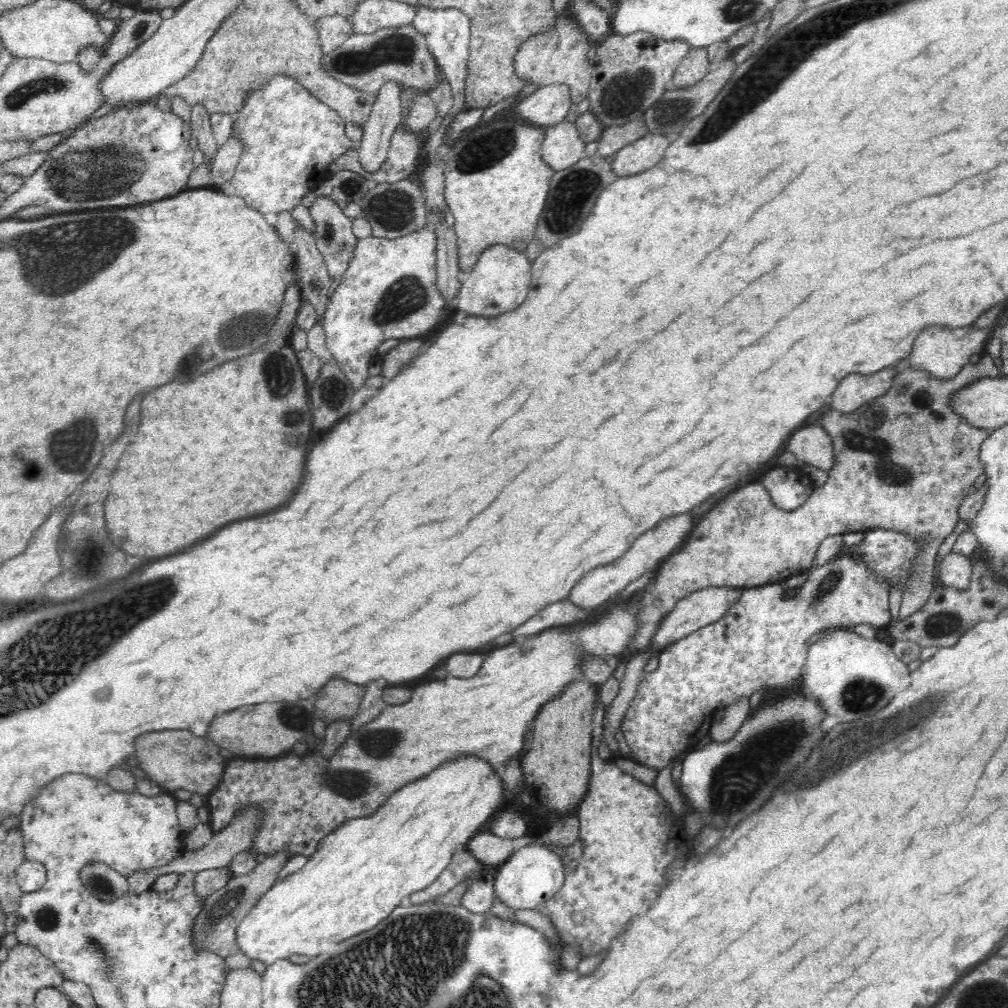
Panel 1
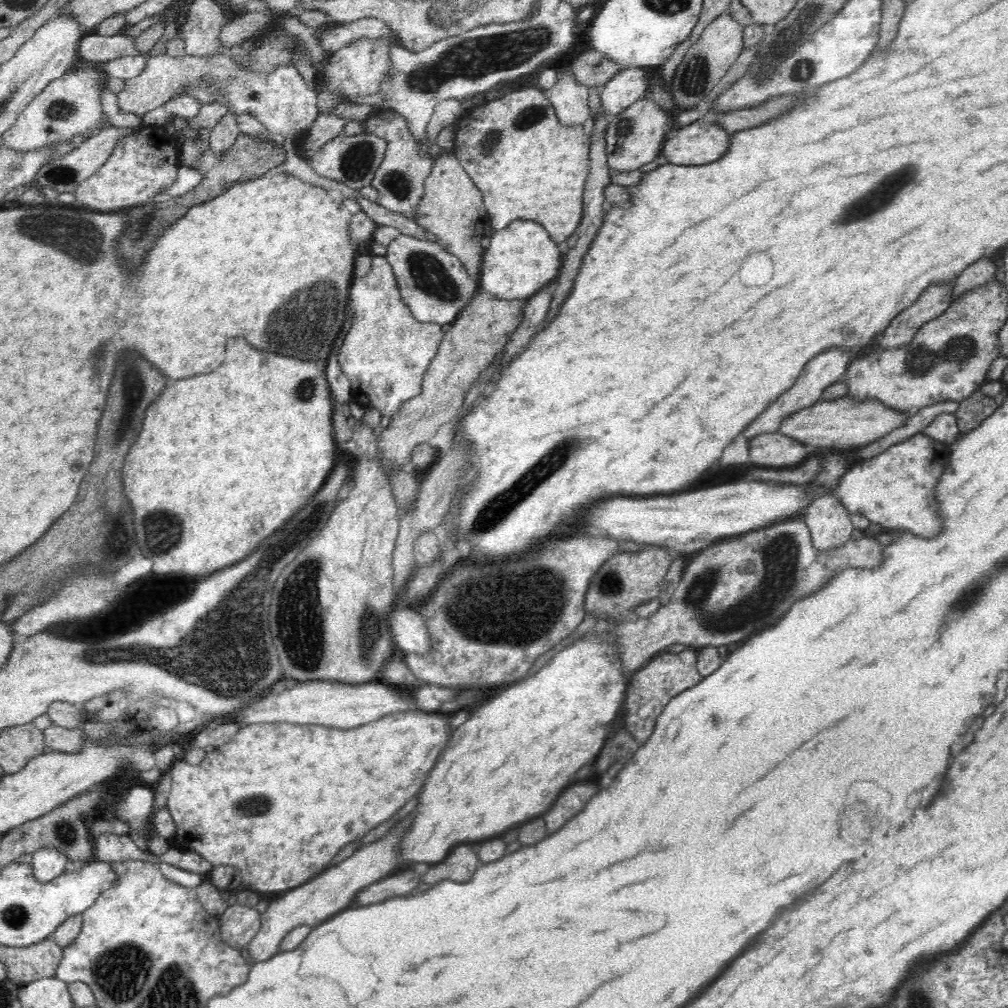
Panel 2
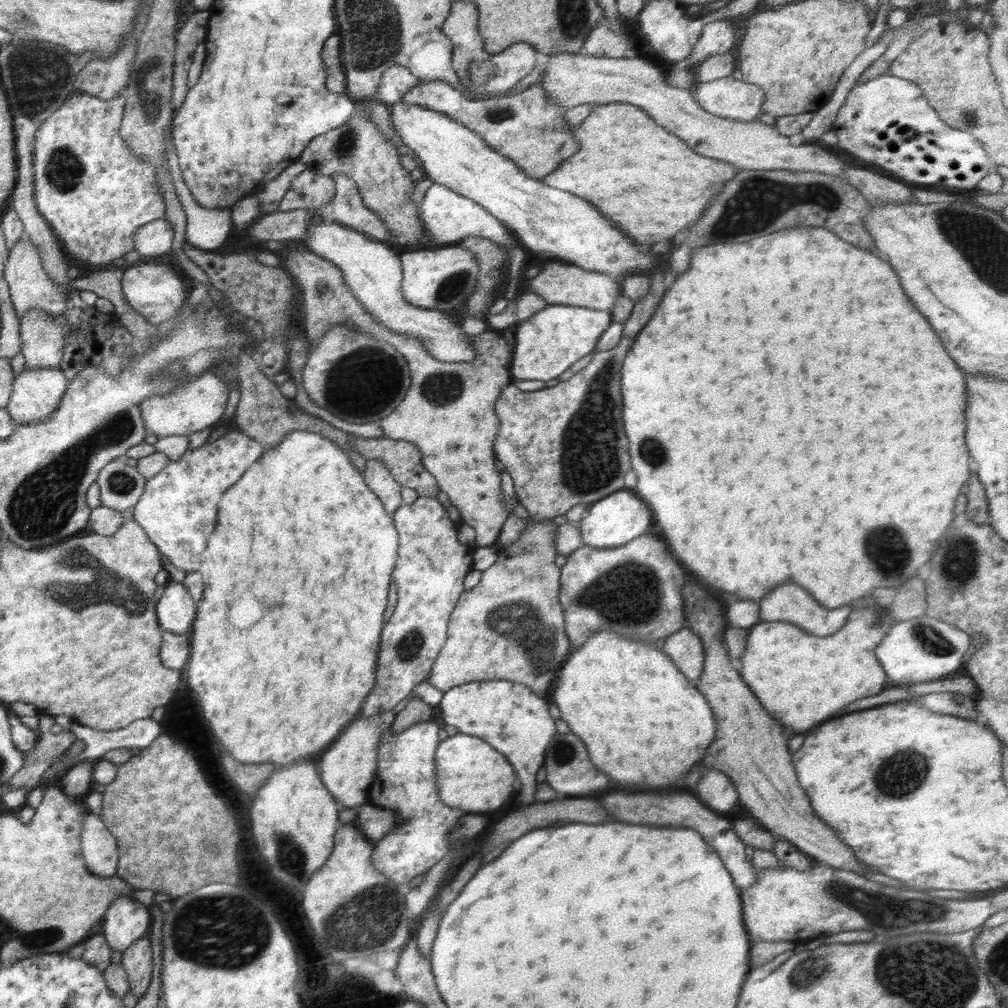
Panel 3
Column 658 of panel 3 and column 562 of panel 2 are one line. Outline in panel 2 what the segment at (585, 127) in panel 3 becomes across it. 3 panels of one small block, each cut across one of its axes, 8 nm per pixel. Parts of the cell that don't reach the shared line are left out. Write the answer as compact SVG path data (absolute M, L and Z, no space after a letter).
M537 87L506 93L502 98L476 107L457 121L455 148L452 150L473 183L483 192L489 225L498 232L514 220L540 223L560 243L575 234L583 215L585 184L591 169L591 137L588 125L560 124L545 91Z

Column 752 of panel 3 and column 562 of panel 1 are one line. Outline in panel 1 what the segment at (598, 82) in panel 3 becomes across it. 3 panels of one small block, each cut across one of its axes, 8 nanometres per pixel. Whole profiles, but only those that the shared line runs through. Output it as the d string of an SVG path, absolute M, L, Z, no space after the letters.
M564 120L544 128L544 131L541 157L550 168L564 170L583 158L586 143L574 123Z

